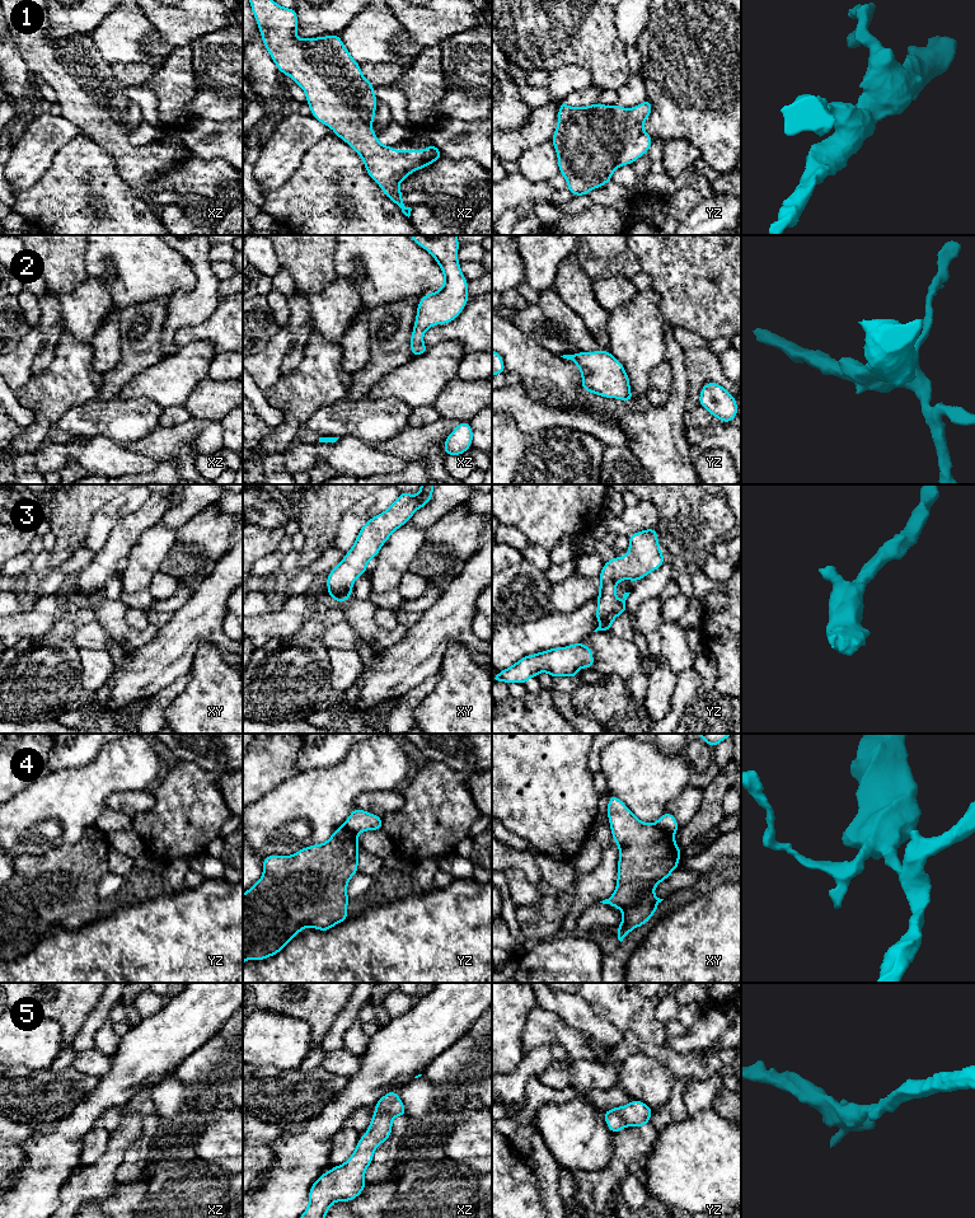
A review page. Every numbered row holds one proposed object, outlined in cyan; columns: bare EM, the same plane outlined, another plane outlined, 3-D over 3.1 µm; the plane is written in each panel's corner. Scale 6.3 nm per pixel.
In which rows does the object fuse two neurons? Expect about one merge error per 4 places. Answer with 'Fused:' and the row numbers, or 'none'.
Fused: 4

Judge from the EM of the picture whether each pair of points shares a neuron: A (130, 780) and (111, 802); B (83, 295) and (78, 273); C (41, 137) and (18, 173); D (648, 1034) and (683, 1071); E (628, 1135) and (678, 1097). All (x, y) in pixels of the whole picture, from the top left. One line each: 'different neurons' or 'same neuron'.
A: different neurons
B: different neurons
C: same neuron
D: different neurons
E: same neuron

